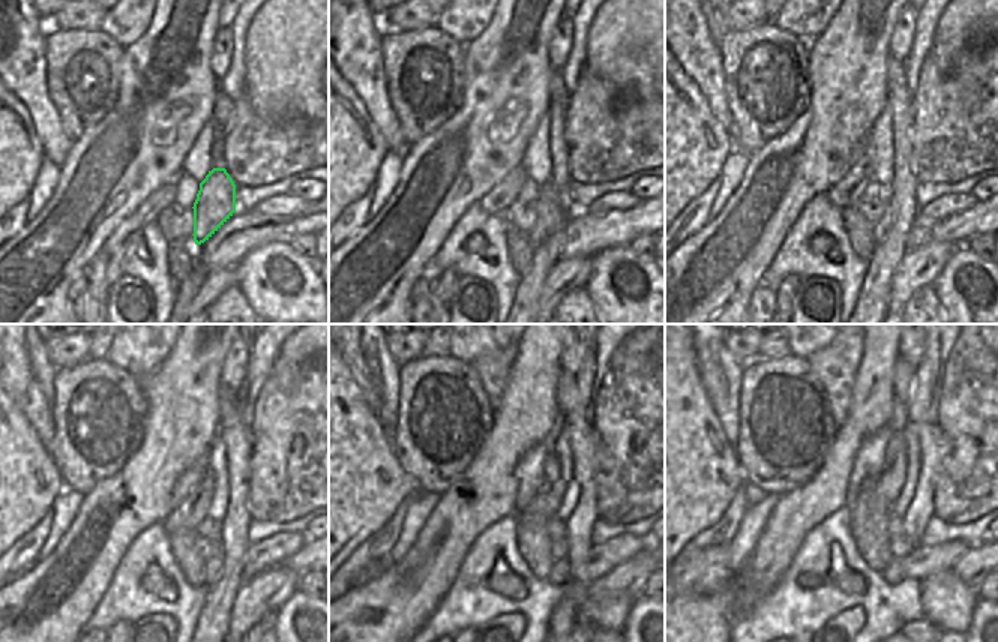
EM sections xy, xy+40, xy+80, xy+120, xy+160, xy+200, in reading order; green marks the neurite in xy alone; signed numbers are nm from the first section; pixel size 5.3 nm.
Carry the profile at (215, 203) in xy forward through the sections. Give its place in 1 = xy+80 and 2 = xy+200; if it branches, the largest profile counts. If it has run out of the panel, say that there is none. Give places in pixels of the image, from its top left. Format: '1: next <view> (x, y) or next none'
1: next xy+80 (881, 228)
2: next xy+200 (893, 575)

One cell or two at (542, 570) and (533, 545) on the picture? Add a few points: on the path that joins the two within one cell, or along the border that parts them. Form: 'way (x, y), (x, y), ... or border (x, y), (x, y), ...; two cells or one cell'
way (539, 564), (536, 551); one cell

